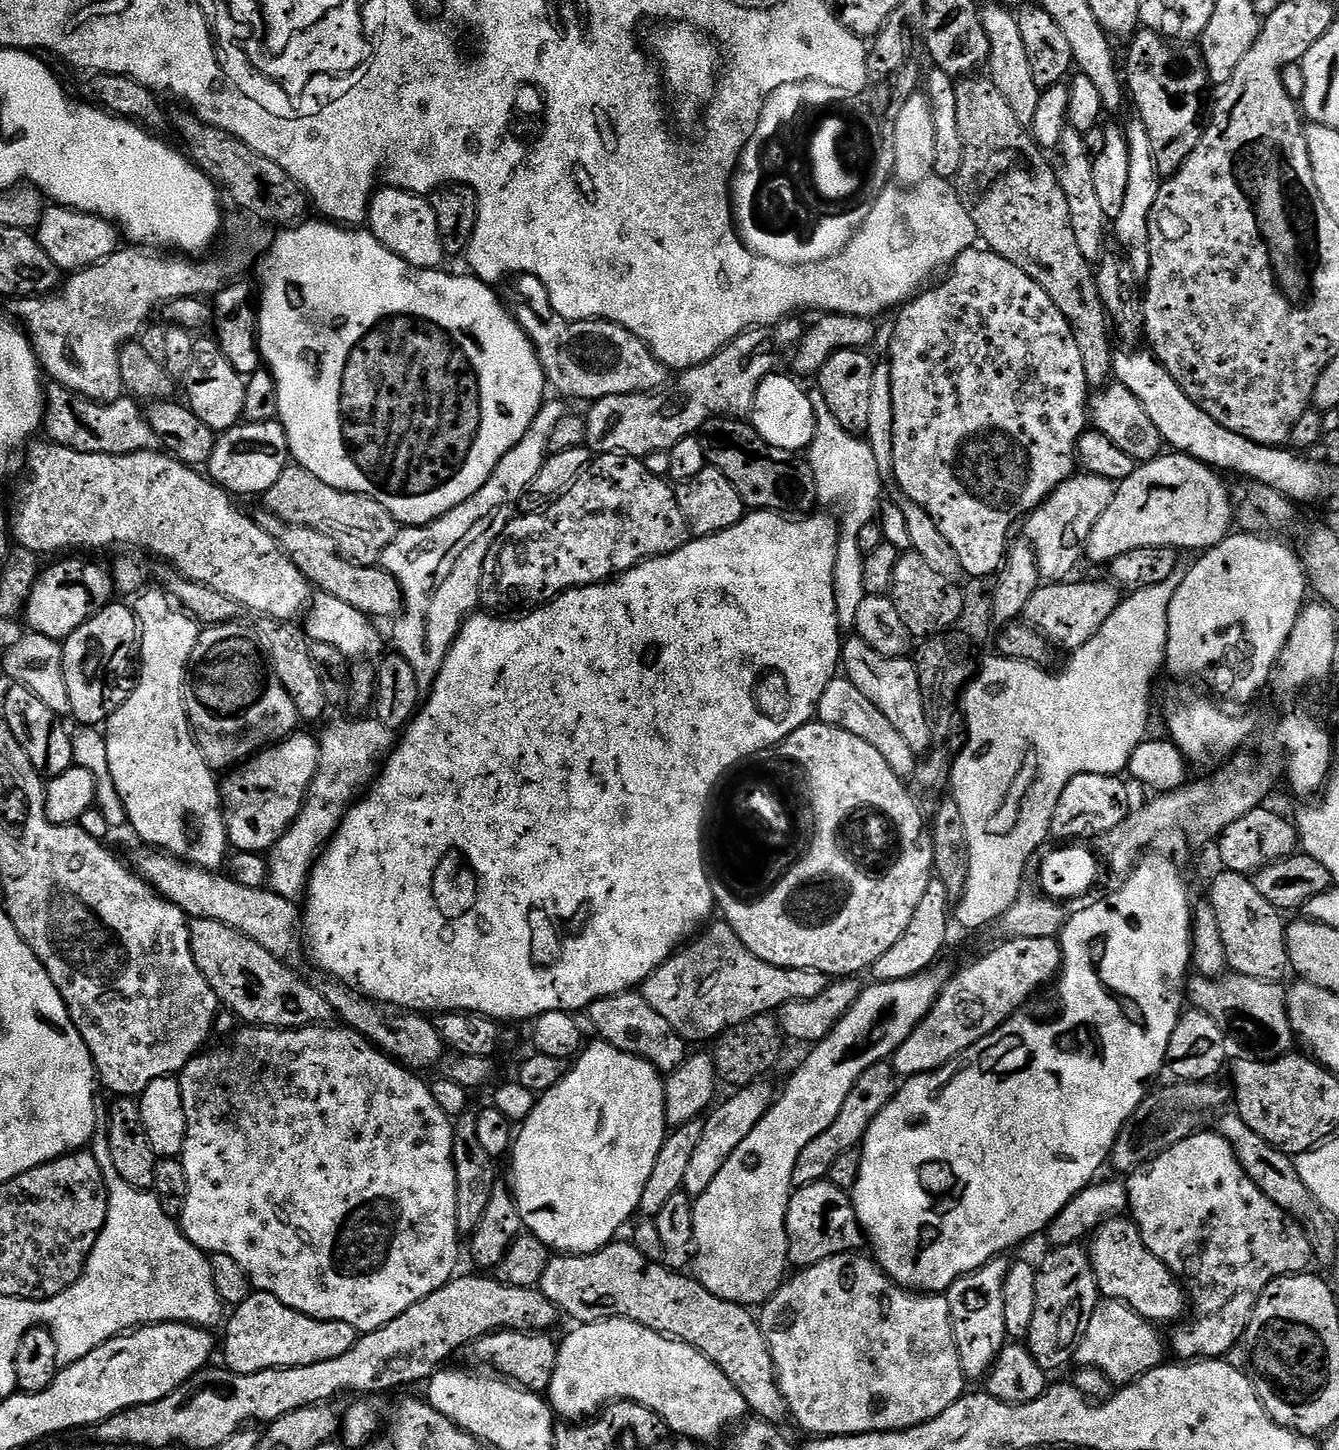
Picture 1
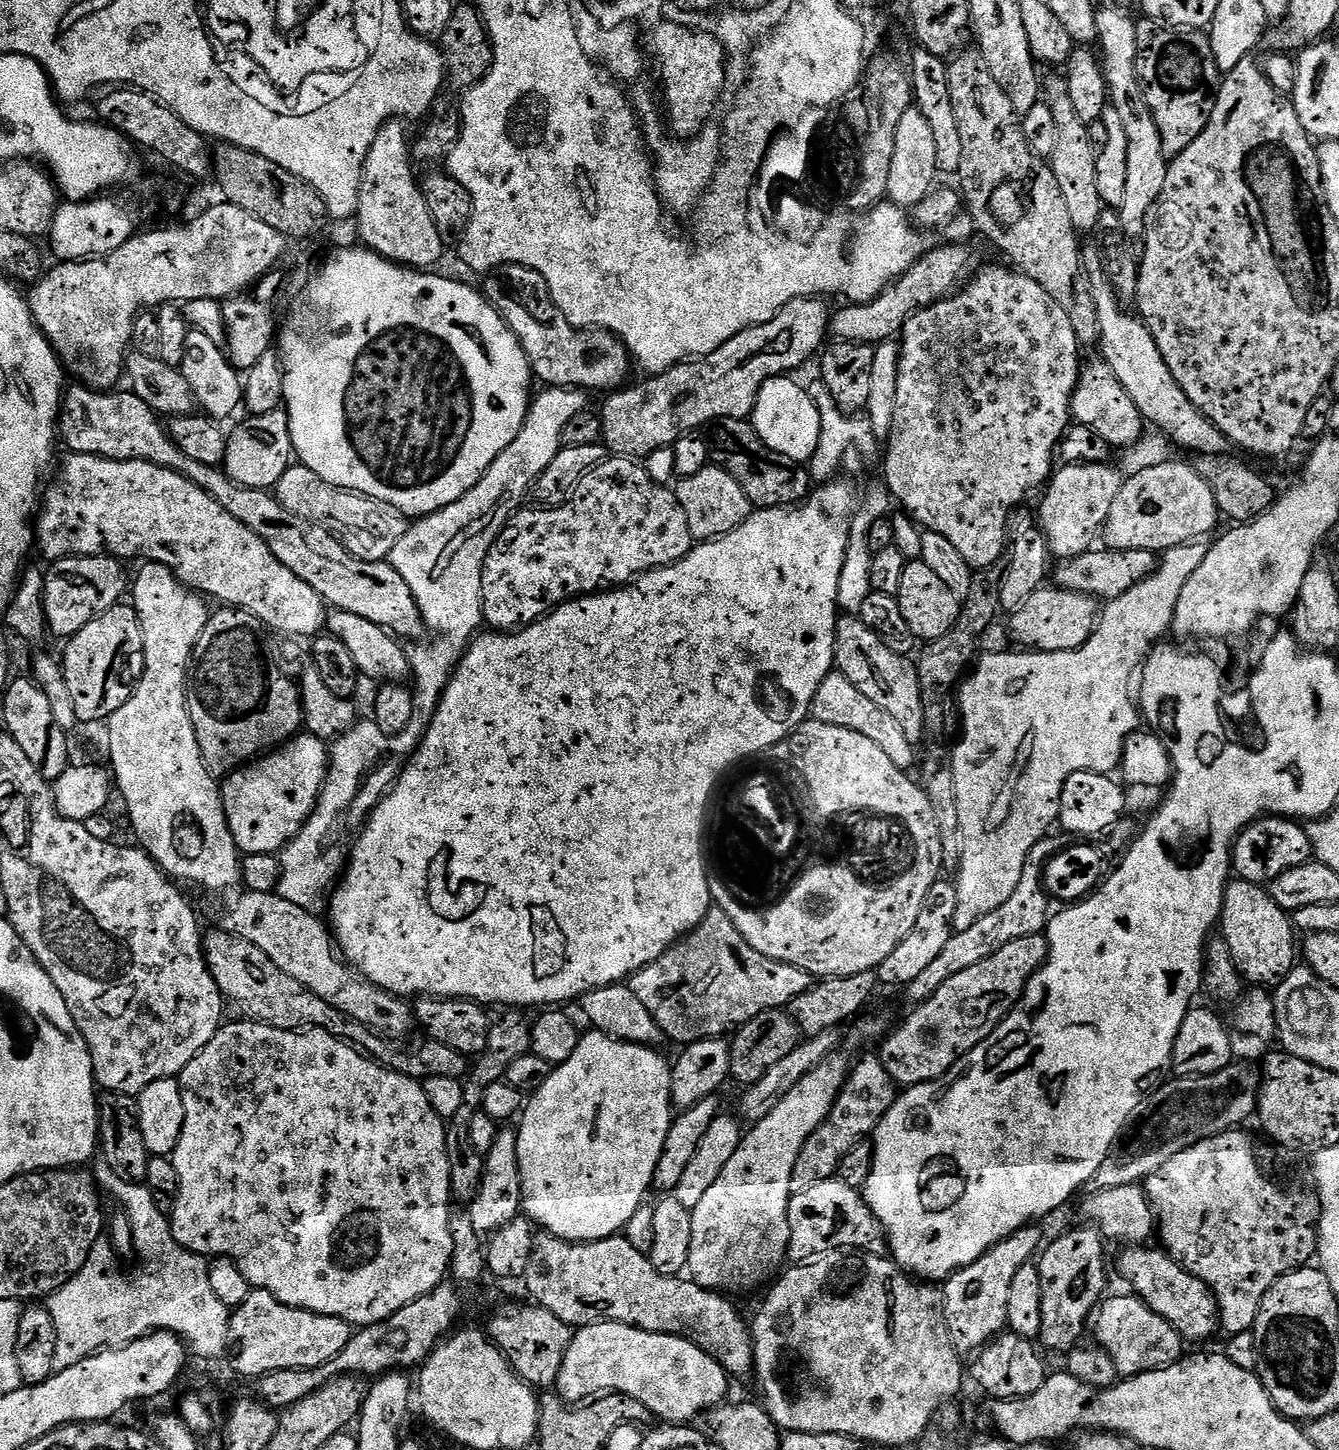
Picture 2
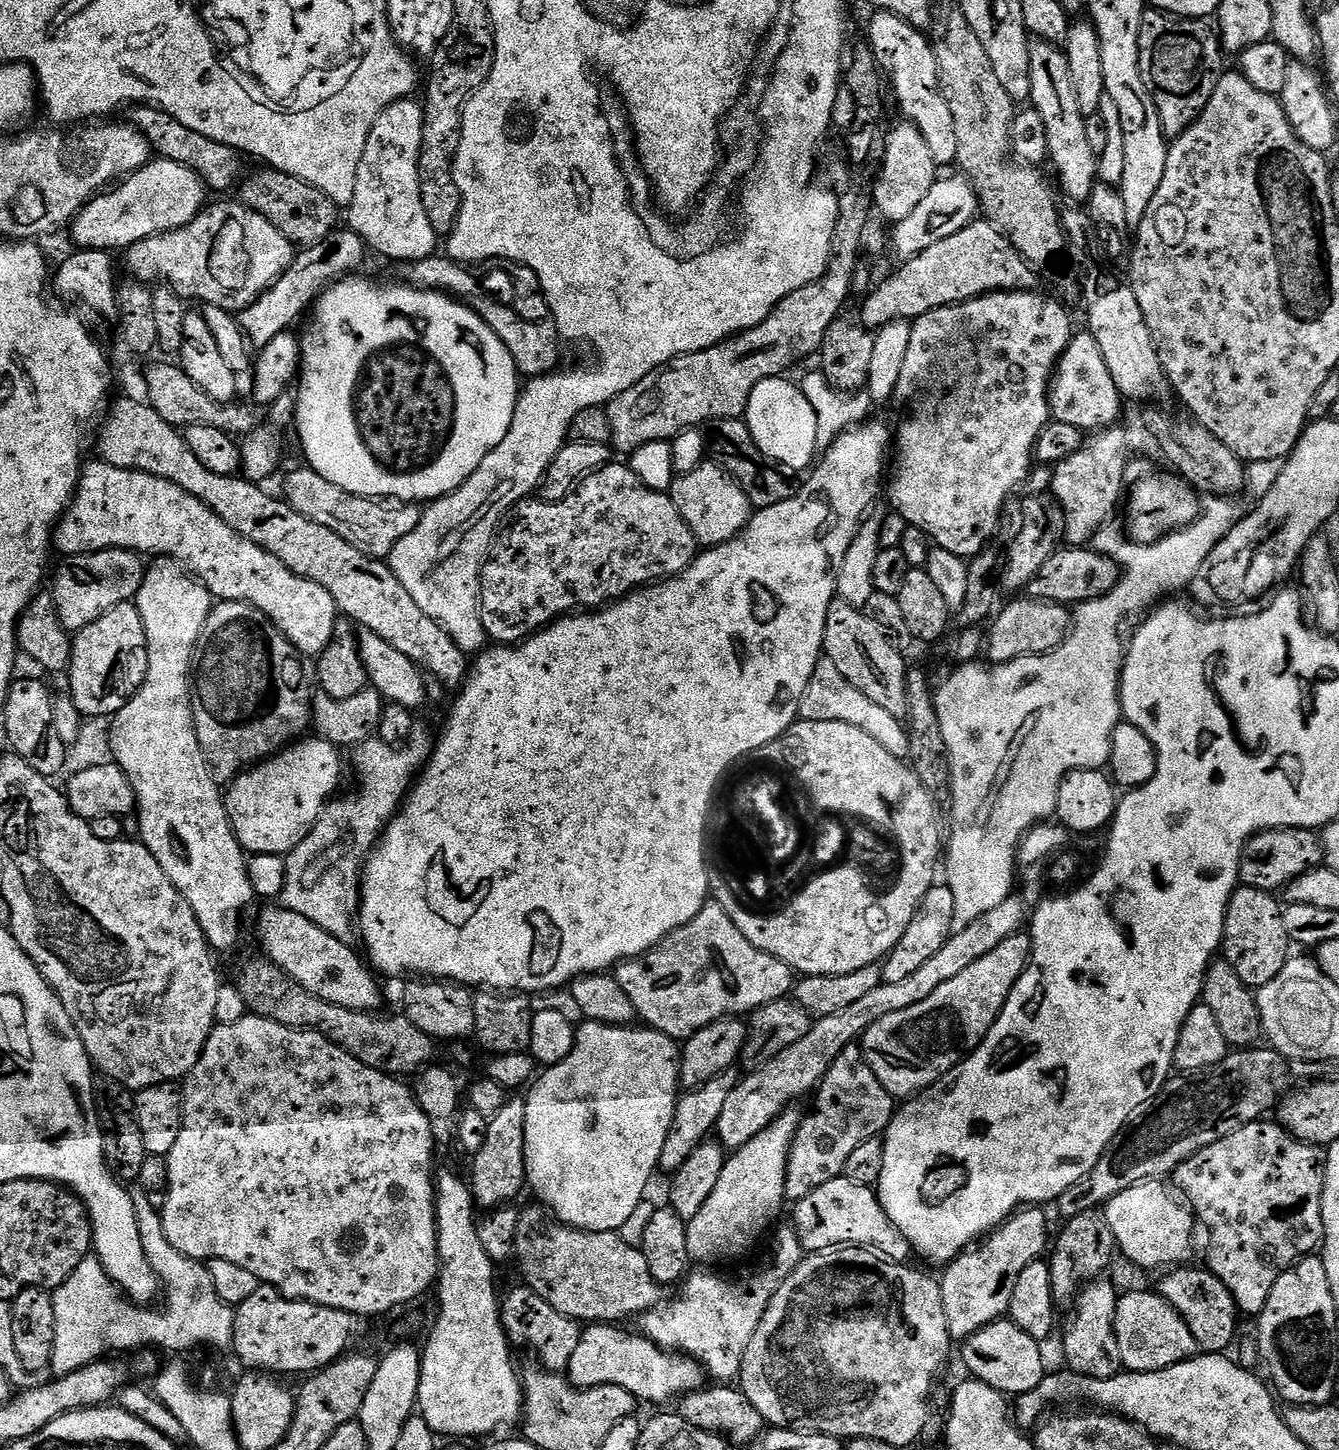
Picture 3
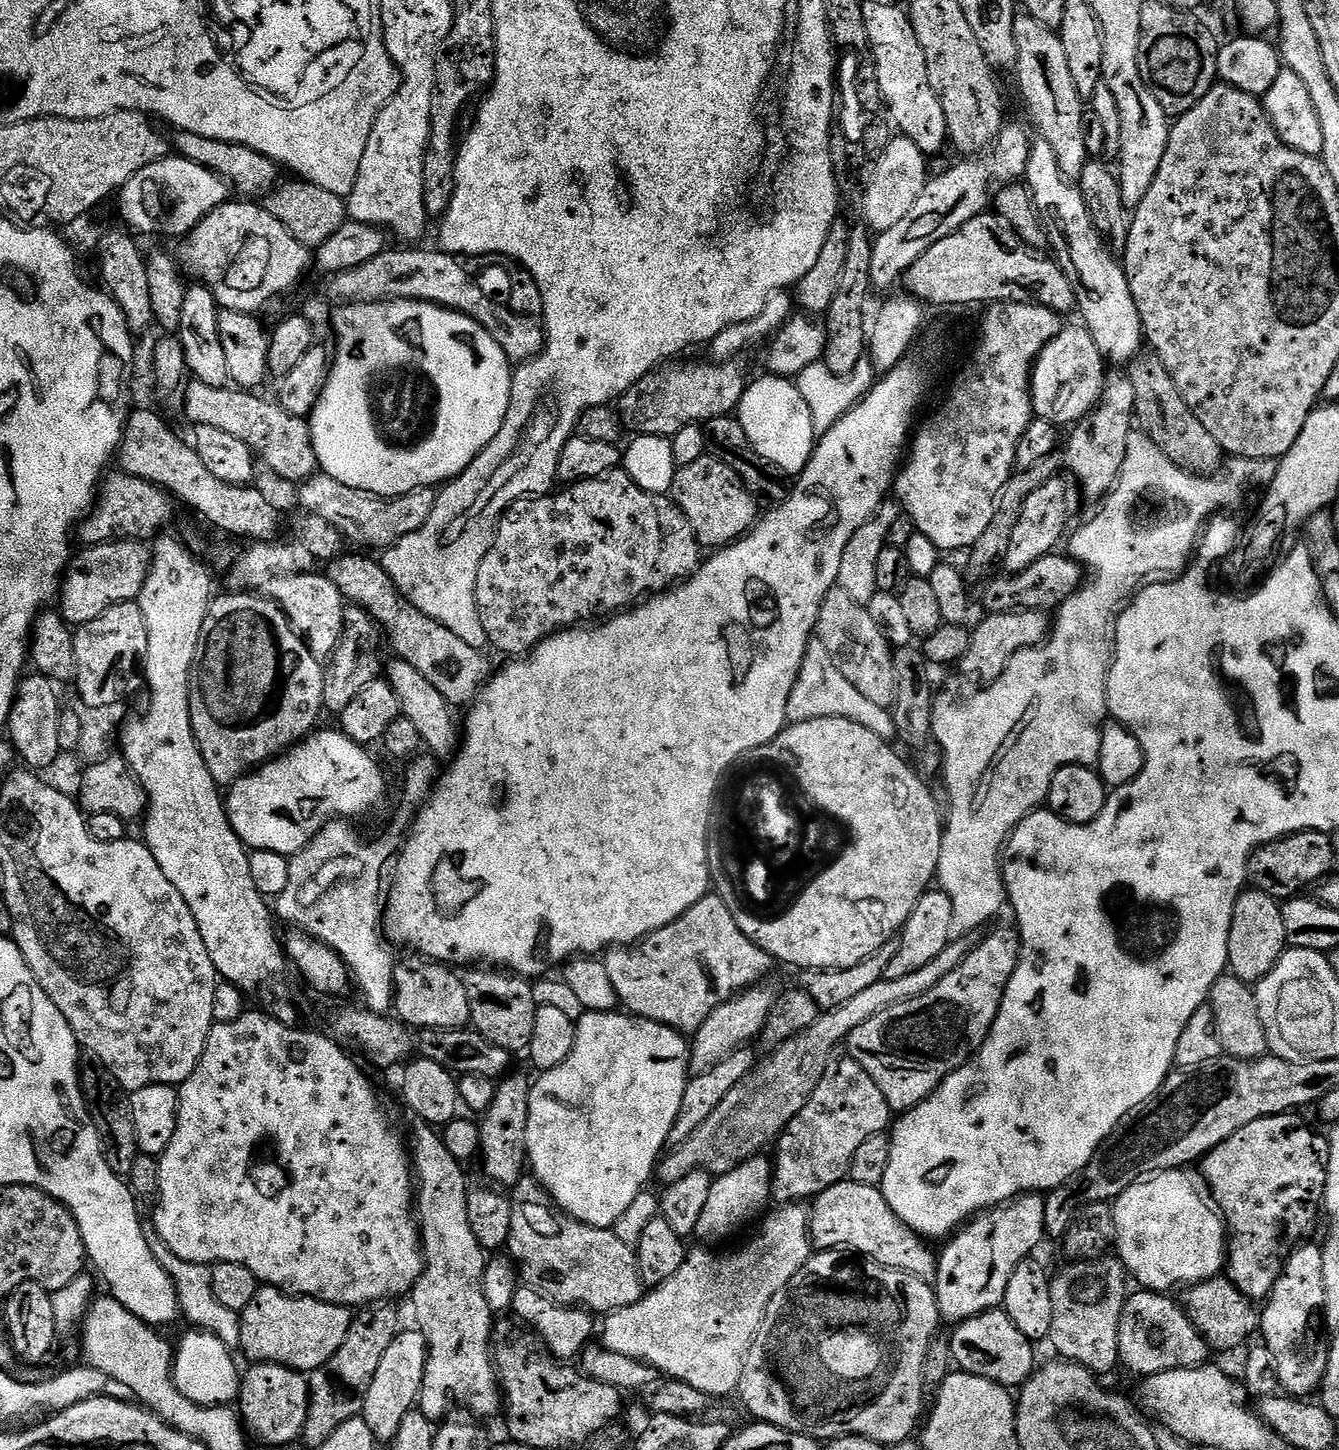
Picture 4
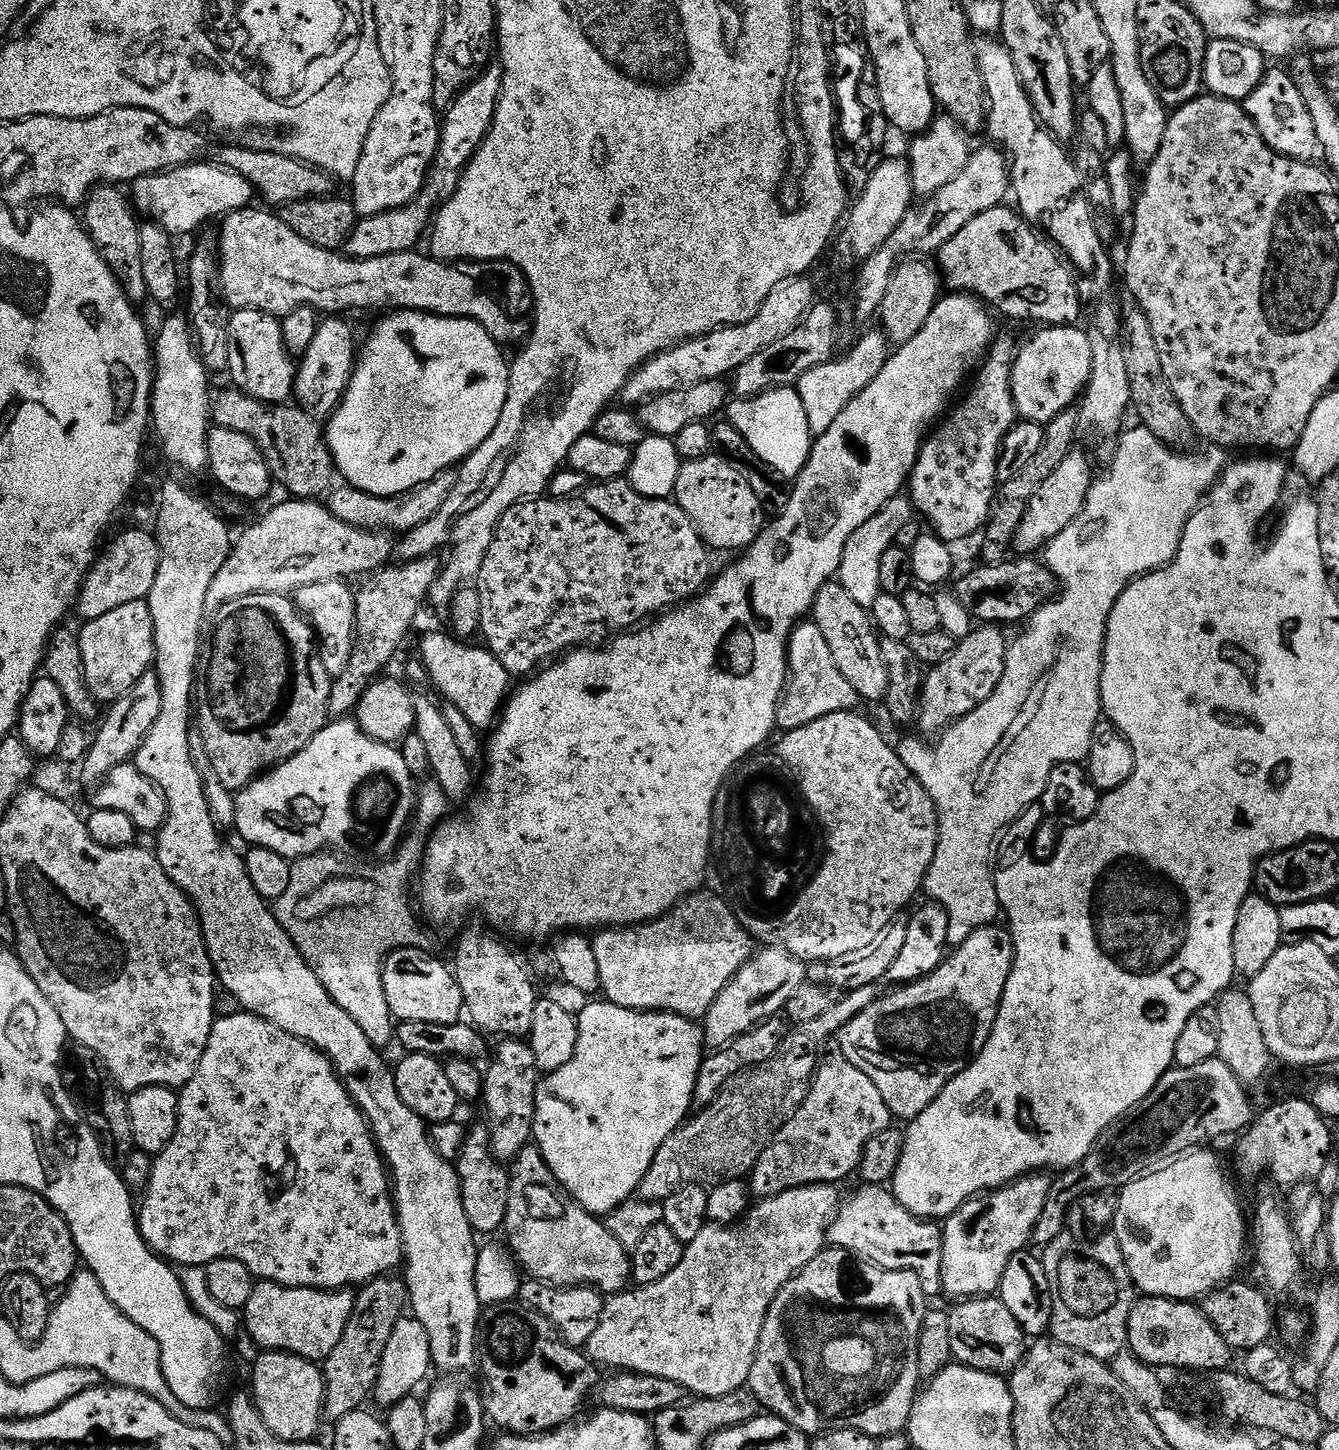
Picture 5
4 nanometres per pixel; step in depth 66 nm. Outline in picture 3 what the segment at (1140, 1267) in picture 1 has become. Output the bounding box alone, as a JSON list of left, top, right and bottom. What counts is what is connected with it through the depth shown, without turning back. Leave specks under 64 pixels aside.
[1158,1266,1242,1354]

